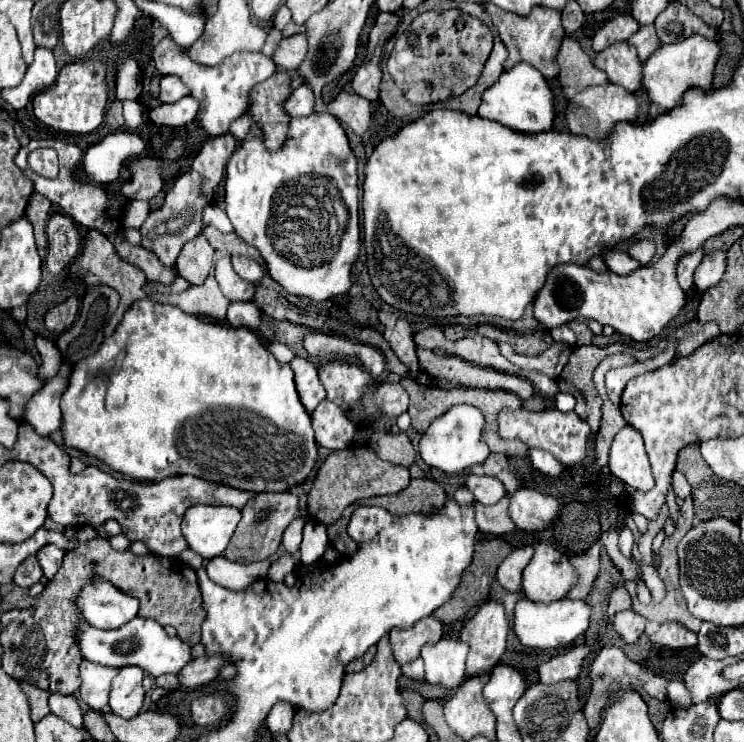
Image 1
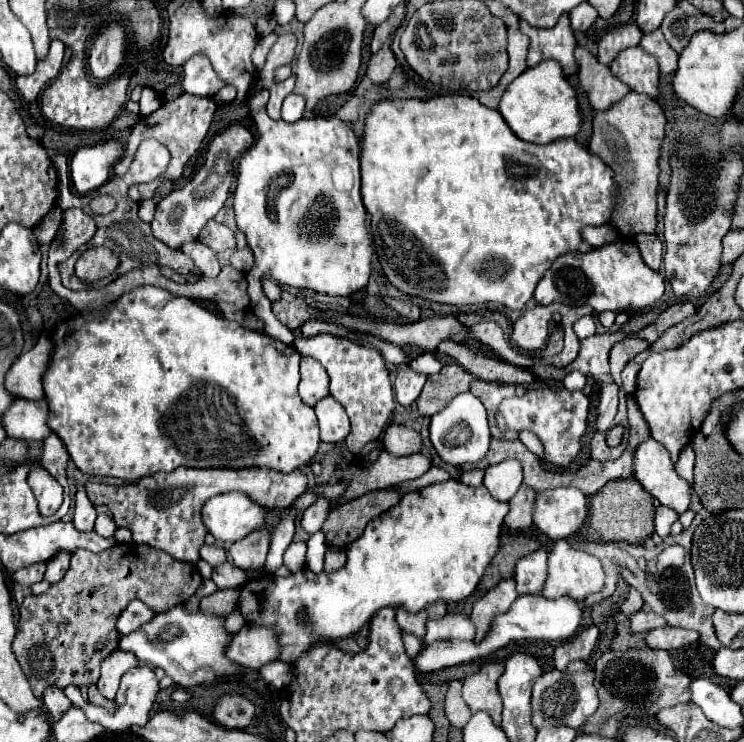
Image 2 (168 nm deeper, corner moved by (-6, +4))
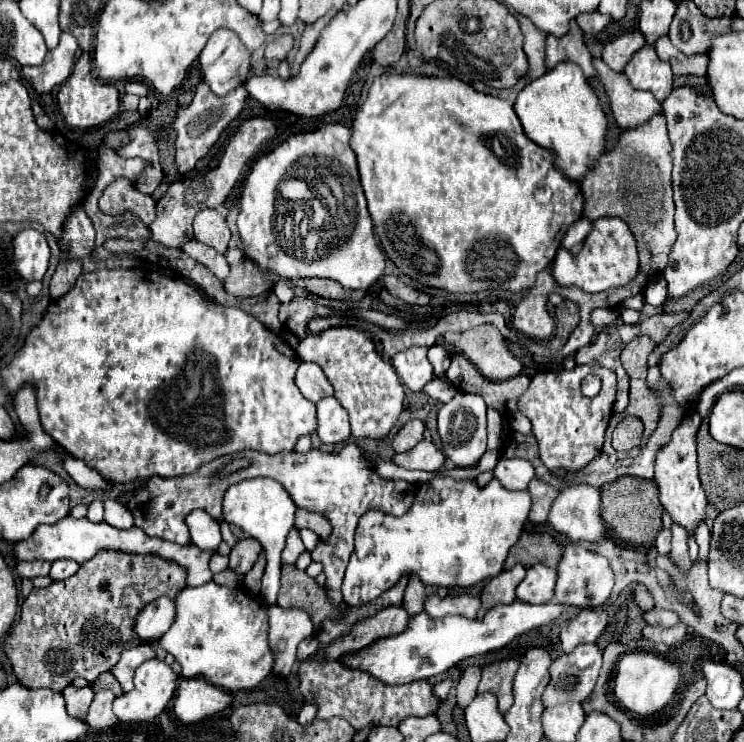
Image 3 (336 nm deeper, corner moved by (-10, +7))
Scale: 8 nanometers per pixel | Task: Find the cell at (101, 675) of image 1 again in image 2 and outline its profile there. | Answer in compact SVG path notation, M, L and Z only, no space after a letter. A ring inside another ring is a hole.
M114 650L108 658L102 660L102 674L100 674L100 680L98 680L98 690L104 698L112 700L116 690L118 690L118 684L120 684L120 678L124 672L128 672L130 668L138 666L138 660L132 656L132 652L124 652L124 650Z

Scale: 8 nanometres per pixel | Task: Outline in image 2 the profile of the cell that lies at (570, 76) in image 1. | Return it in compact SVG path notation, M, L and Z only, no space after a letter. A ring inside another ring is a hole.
M578 46L576 52L578 62L578 80L582 90L588 94L590 104L594 110L606 110L610 104L618 102L626 92L630 92L630 86L622 84L606 64L600 64L596 56L592 56L586 48Z

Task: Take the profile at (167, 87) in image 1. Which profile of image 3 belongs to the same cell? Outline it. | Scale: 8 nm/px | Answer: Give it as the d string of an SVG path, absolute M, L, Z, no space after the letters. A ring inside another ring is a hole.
M218 29L210 41L206 43L204 51L200 53L200 69L204 75L204 83L210 83L210 89L218 95L226 95L228 91L244 85L248 79L248 71L252 65L252 53L242 45L240 37L230 29Z

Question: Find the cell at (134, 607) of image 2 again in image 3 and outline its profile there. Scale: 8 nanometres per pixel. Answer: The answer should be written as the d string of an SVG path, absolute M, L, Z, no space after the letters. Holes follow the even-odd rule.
M160 597L146 605L142 613L136 617L136 633L142 641L154 641L170 629L176 617L176 605L170 597Z

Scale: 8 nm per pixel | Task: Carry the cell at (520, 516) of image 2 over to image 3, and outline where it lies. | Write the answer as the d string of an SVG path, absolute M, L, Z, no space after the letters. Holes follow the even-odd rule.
M540 479L530 481L528 489L530 489L530 495L534 497L534 505L532 505L532 511L530 511L530 521L532 523L546 523L550 507L552 507L552 503L558 497L560 491L556 487L540 481Z

